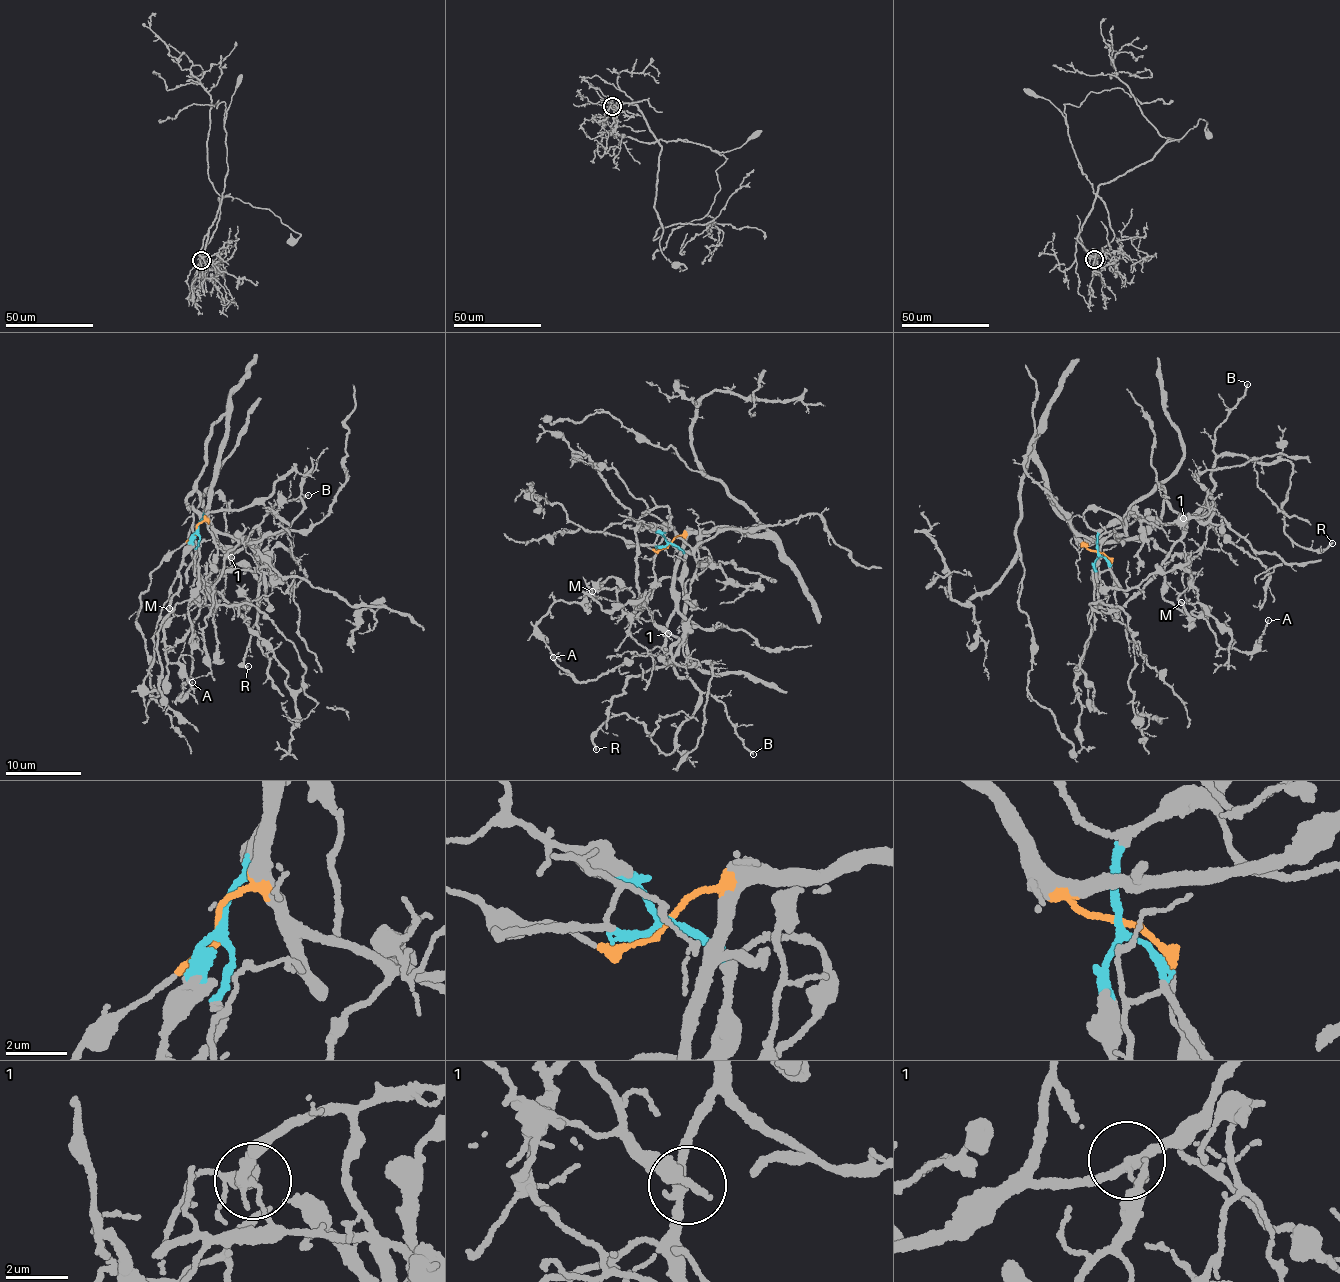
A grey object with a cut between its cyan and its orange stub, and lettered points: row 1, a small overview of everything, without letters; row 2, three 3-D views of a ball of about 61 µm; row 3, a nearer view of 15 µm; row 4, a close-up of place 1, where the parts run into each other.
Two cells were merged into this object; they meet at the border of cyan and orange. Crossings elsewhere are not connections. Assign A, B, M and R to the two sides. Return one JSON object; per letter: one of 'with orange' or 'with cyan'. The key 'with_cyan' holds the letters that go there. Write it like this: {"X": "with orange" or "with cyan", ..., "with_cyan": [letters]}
{"A": "with cyan", "B": "with orange", "M": "with cyan", "R": "with orange", "with_cyan": ["A", "M"]}

